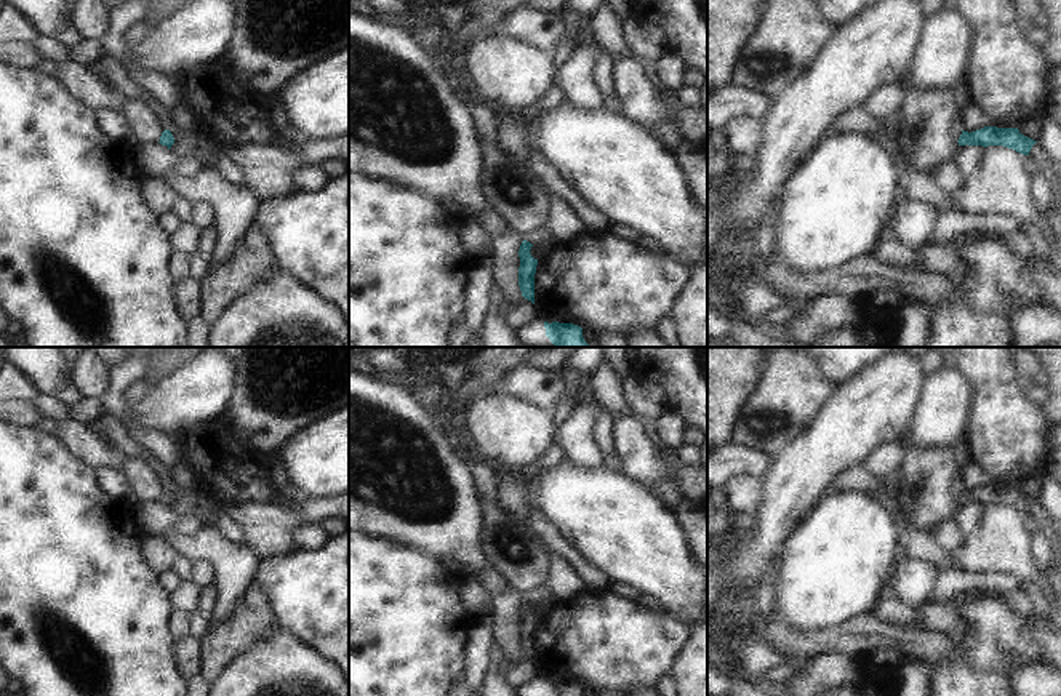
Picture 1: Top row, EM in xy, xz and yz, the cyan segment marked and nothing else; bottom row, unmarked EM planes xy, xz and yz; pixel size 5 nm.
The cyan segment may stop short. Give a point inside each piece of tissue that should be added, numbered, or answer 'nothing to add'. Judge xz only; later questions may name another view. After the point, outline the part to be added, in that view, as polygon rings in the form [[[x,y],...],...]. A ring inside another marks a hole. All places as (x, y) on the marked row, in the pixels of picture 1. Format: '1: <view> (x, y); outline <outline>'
nothing to add

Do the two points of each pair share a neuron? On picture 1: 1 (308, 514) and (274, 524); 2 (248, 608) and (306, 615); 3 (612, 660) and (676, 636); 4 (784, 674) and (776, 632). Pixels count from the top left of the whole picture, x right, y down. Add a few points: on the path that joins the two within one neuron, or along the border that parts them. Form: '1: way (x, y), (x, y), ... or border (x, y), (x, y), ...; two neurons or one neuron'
1: way (300, 514), (282, 522); one neuron
2: border (255, 580), (264, 592), (276, 623); two neurons
3: way (628, 645), (660, 639); one neuron
4: border (789, 663), (797, 671); two neurons

